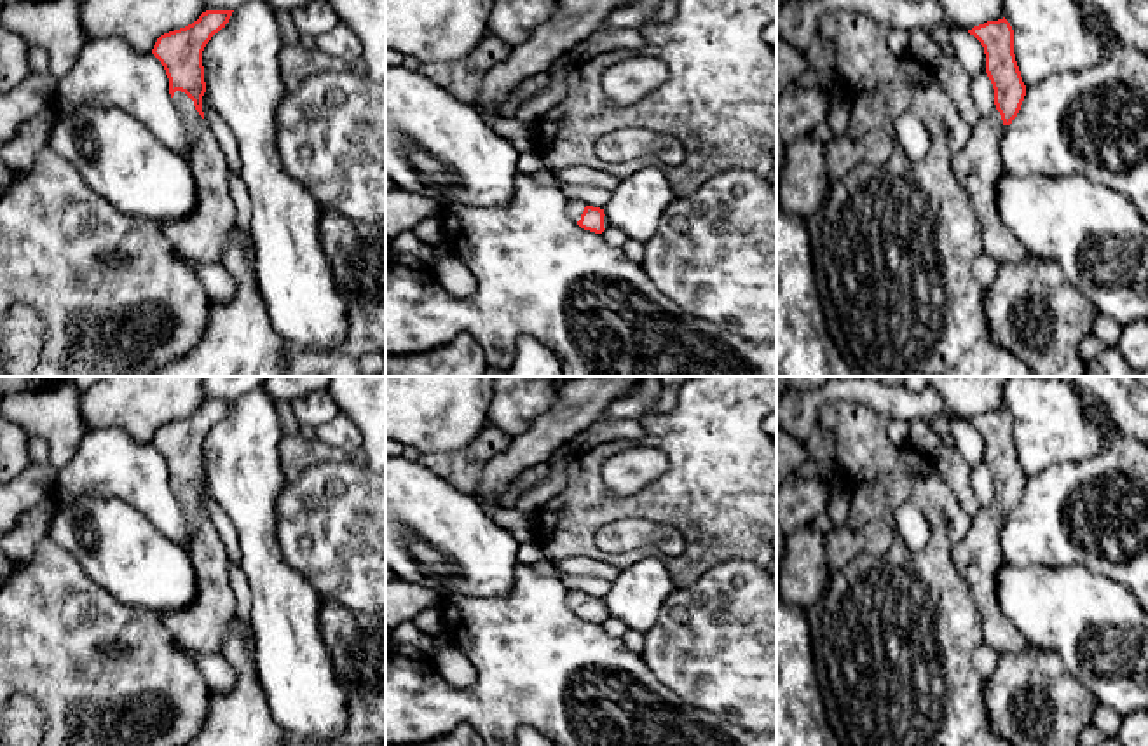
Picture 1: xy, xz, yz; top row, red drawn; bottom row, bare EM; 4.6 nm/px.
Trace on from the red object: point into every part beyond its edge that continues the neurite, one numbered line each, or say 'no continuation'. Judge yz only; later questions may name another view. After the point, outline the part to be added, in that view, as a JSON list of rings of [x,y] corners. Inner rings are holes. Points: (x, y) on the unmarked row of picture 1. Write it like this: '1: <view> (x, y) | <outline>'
1: yz (979, 556) | [[[996,498],[981,507],[967,535],[953,547],[953,561],[979,608],[984,643],[998,654],[1019,654],[1028,650],[1029,643],[1003,614],[996,598],[996,579],[1007,563],[1001,549],[1003,518]]]

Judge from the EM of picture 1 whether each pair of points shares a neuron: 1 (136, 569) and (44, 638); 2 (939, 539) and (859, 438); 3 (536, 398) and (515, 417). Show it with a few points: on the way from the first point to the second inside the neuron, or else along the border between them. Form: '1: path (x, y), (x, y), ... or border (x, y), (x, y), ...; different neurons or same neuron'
1: border (77, 563), (95, 583), (121, 602), (145, 607); different neurons
2: path (937, 513), (885, 464); same neuron
3: path (531, 401), (520, 412); same neuron

